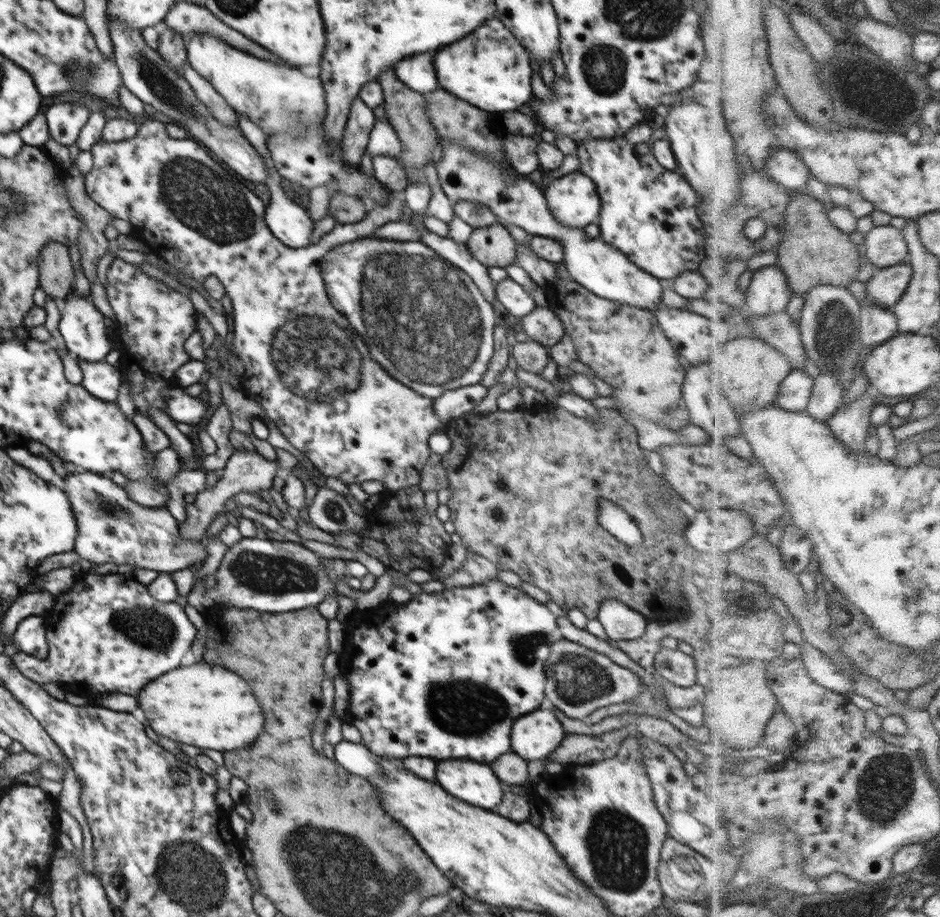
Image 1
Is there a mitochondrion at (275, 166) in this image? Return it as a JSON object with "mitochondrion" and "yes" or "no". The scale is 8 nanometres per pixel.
{"mitochondrion":"no"}

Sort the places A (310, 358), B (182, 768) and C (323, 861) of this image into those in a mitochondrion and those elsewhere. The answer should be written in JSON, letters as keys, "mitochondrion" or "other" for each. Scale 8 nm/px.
{"A":"mitochondrion","B":"other","C":"mitochondrion"}

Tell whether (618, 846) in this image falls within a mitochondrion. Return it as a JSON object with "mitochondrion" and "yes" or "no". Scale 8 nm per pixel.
{"mitochondrion":"yes"}

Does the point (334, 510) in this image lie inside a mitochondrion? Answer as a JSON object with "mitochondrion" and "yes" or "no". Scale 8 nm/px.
{"mitochondrion":"yes"}

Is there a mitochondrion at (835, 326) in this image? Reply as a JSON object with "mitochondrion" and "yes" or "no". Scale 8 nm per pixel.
{"mitochondrion":"yes"}

